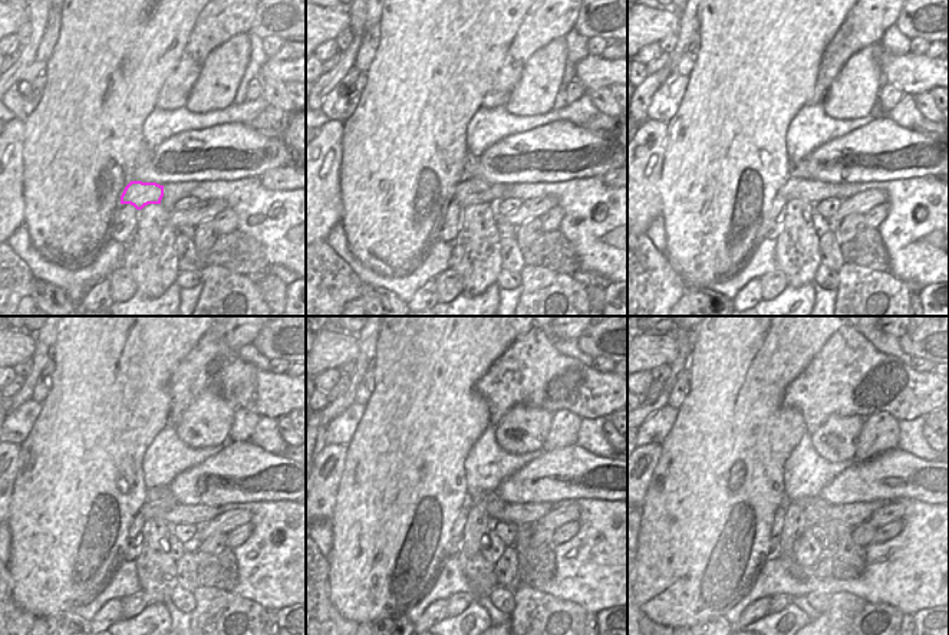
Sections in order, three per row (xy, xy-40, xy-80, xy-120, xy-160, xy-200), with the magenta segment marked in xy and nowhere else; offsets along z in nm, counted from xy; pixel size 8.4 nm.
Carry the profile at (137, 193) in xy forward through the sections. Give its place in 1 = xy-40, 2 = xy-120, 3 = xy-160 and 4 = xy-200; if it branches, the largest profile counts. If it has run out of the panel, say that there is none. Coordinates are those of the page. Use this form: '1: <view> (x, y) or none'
1: xy-40 (473, 190)
2: xy-120 (197, 515)
3: xy-160 (520, 515)
4: xy-200 (854, 515)

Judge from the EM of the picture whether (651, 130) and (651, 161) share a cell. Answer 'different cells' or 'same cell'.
same cell

